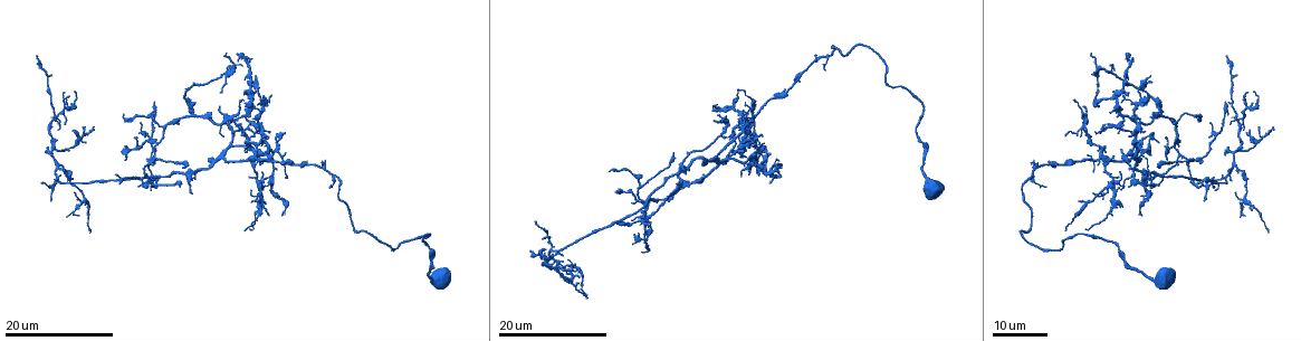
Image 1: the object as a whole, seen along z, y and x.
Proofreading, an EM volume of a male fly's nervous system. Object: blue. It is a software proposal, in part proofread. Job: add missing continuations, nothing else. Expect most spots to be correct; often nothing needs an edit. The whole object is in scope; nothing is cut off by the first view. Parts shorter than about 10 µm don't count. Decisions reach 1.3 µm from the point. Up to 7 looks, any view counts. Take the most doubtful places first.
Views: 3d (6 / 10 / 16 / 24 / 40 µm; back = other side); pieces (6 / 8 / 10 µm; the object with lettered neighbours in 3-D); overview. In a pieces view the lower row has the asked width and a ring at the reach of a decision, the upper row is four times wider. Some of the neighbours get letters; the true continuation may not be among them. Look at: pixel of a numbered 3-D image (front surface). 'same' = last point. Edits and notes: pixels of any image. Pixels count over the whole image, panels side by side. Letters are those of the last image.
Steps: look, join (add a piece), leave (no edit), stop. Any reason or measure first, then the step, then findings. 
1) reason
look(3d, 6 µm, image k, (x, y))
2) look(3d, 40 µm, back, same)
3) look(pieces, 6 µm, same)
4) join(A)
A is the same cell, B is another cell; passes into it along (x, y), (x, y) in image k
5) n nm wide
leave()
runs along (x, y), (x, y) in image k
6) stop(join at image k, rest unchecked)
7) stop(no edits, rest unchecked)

an open end
look(3d, 16 µm, image 1, (1274, 128))

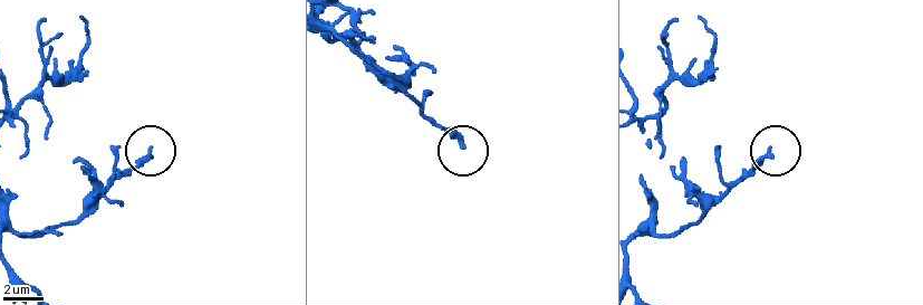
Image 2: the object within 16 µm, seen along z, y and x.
look(pieces, 10 µm, image 2, (459, 144))

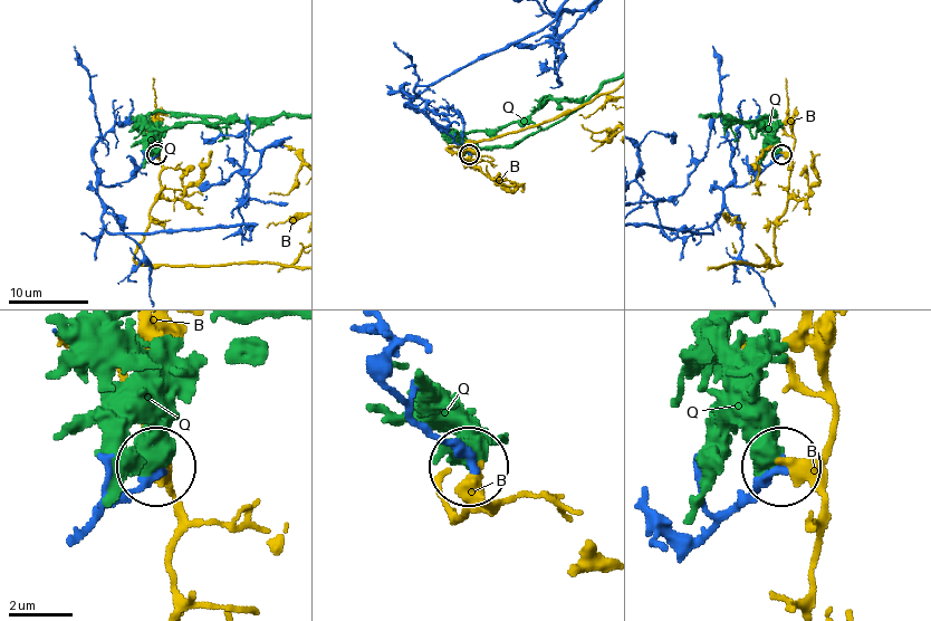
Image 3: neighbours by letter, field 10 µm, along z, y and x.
leave()
B and Q are other cells; runs along (80, 536), (157, 467) in image 3; none of them fits

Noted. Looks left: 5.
long arm stops here
look(3d, 16 µm, image 1, (240, 55))

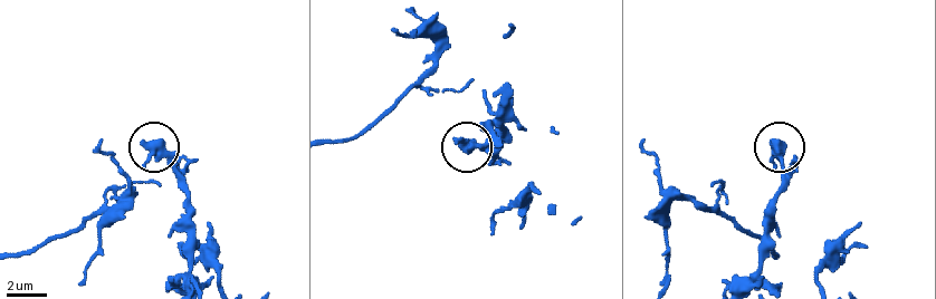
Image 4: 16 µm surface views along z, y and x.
look(pieces, 6 µm, image 4, (146, 145))

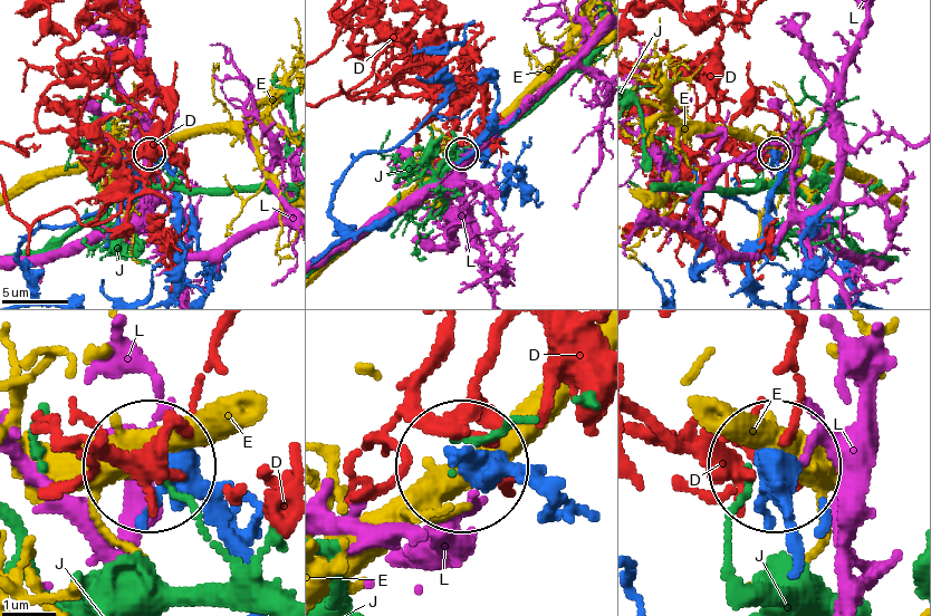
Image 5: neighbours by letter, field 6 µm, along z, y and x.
leave()
D, E, J and L are other cells; runs along (784, 533), (776, 471) in image 5; no lettered piece goes on from it

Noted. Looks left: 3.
look(3d, 16 µm, image 1, (1226, 55))

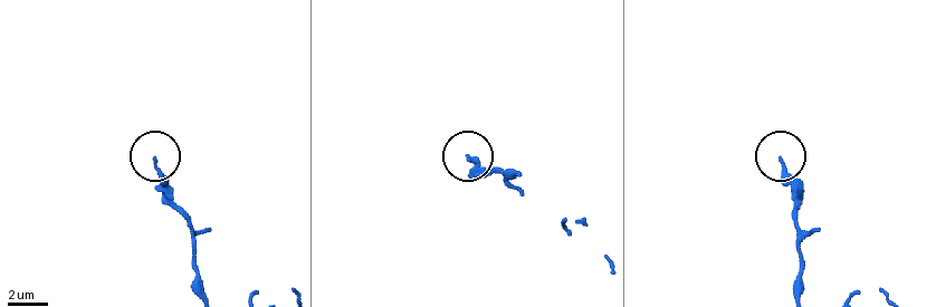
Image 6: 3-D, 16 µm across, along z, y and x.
what lies round it
look(pieces, 8 µm, image 6, (783, 160))

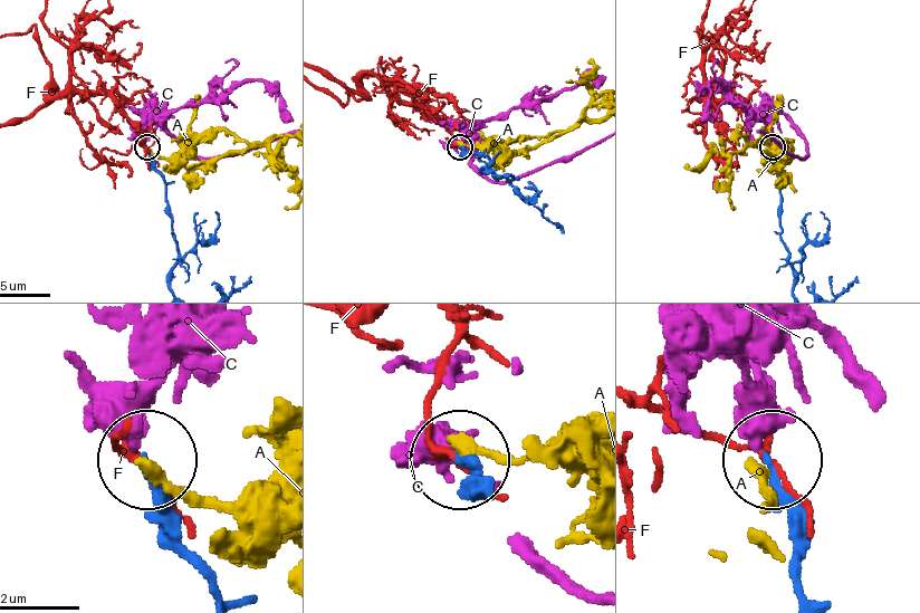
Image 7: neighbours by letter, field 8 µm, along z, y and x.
leave()
A, C and F are other cells; no lettered piece goes on from it

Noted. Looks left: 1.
stop(no edits, rest unchecked)

